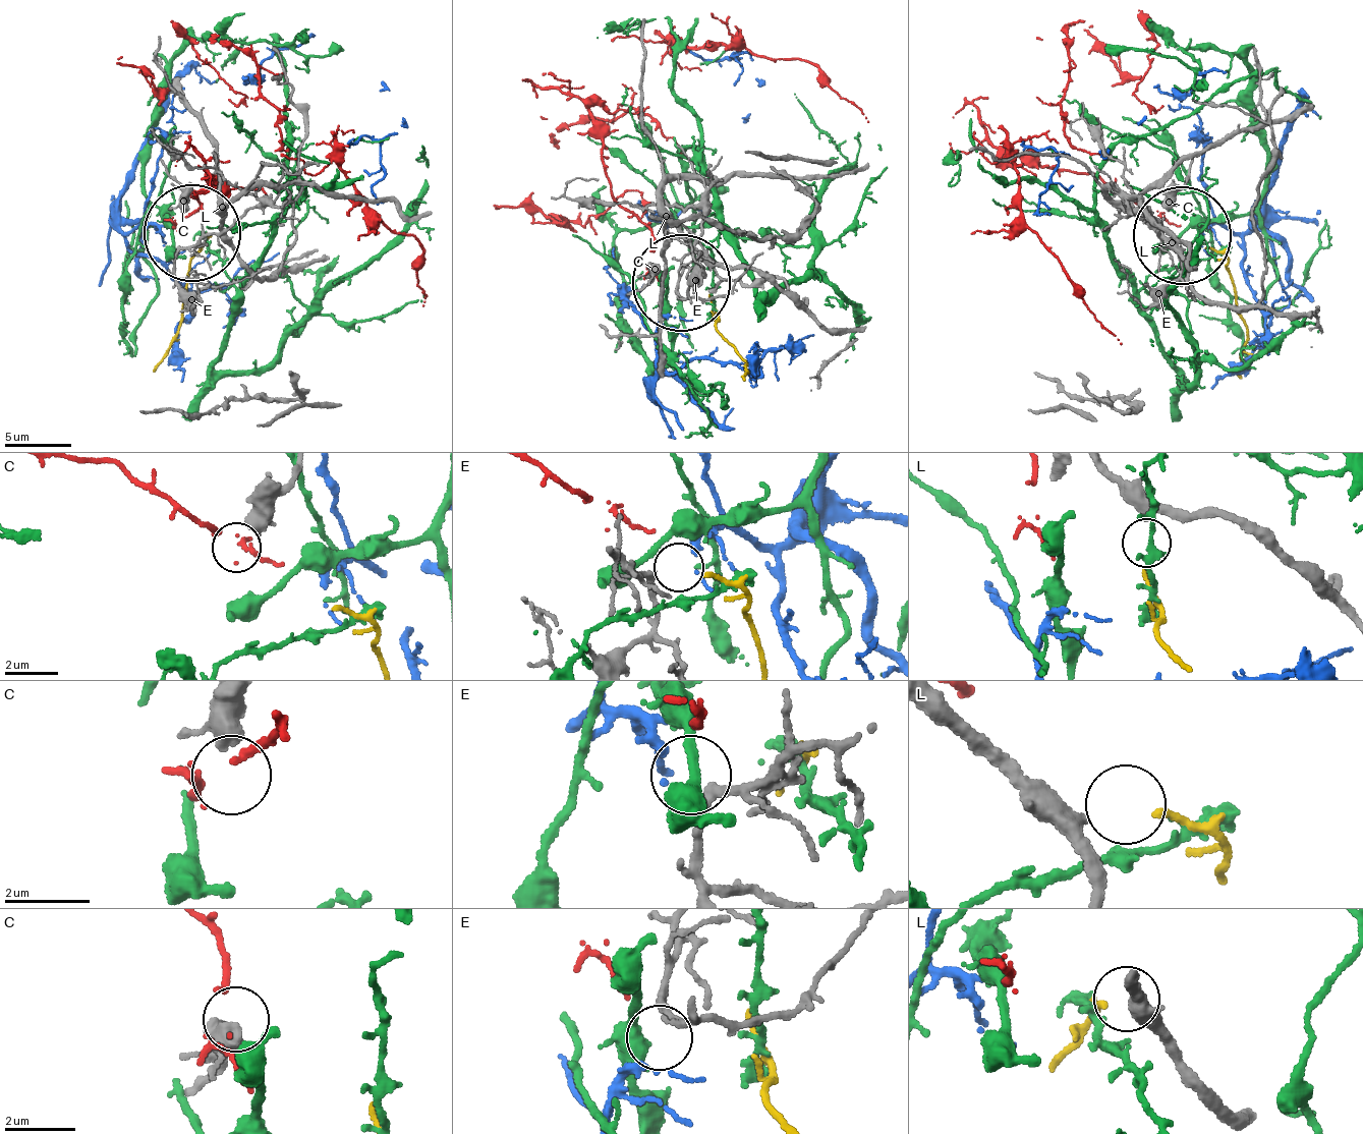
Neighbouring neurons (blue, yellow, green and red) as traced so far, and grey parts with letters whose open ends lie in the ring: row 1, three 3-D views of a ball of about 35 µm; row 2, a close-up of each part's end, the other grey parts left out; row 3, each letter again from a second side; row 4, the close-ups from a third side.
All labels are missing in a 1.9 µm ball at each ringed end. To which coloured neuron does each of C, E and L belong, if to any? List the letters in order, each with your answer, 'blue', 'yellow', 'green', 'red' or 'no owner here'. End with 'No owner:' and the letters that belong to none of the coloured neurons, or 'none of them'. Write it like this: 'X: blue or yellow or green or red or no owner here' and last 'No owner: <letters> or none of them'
C: no owner here
E: blue
L: yellow
No owner: C

